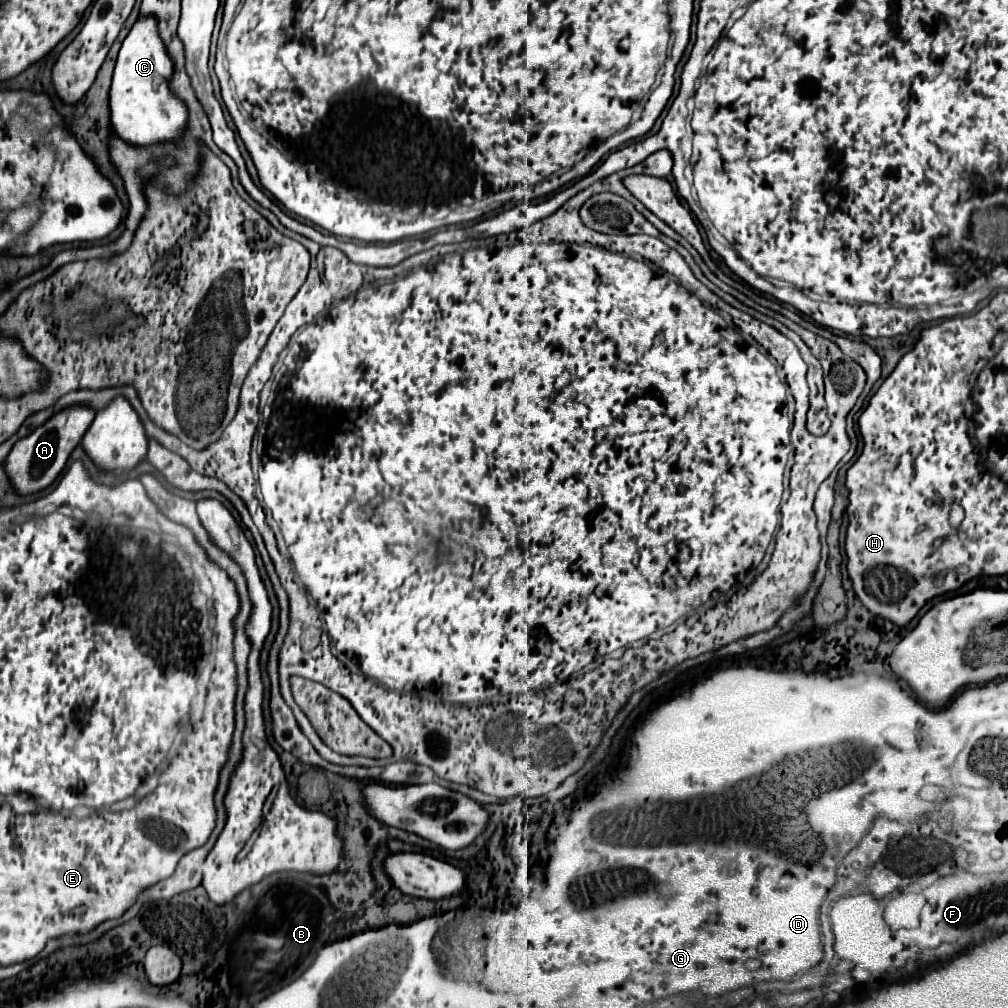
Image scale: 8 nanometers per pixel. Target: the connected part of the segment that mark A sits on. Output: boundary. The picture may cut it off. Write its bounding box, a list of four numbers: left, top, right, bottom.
[5,403,95,495]

